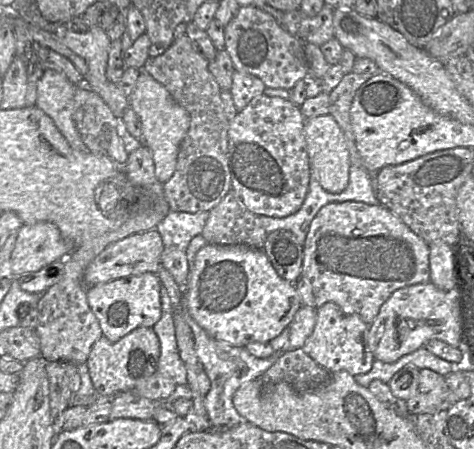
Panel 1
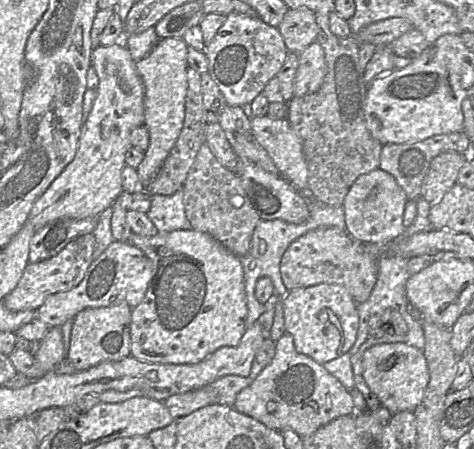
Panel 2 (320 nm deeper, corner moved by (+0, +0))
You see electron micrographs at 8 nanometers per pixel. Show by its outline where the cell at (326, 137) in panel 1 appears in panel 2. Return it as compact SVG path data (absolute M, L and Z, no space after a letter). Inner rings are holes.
M252 116L250 122L255 140L266 150L281 176L300 191L306 191L309 170L303 153L302 140L288 119Z

